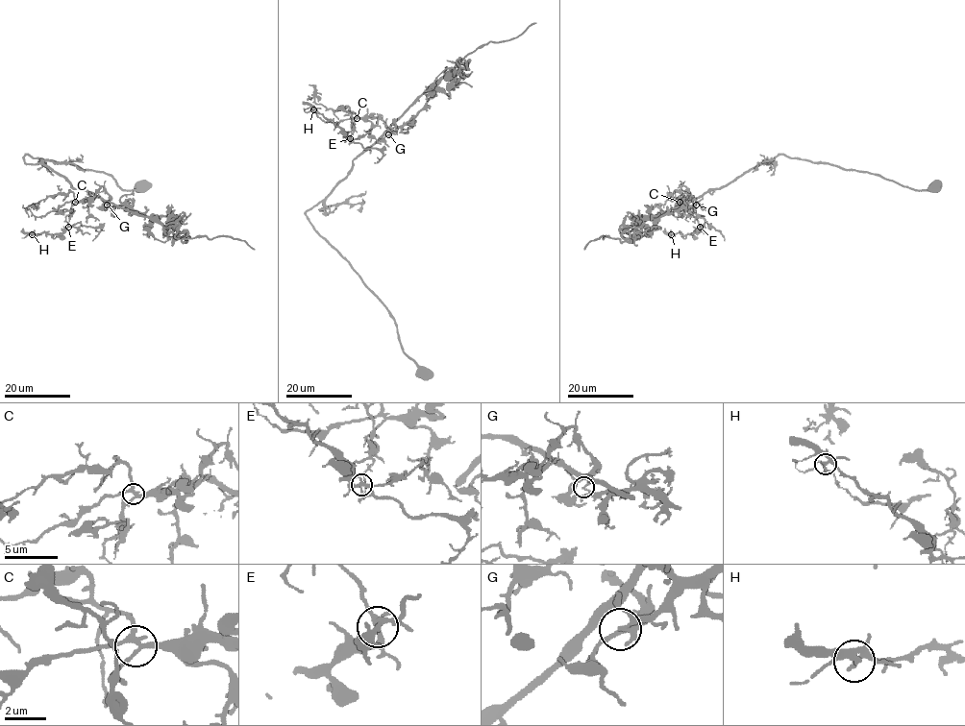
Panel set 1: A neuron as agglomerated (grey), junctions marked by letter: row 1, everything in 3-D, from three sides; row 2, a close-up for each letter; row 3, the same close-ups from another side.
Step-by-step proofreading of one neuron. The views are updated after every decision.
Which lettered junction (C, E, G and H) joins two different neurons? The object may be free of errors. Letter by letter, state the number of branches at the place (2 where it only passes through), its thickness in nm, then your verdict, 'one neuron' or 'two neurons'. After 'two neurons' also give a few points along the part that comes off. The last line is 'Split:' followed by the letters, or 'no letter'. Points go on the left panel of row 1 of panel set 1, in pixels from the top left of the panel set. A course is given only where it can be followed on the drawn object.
C: 4 branches meet; 240 nm thick; one neuron
E: 4 branches meet; 220 nm thick; one neuron
G: 4 branches meet; 140 nm thick; two neurons; foreign part runs (106, 205), (110, 195), (103, 185), (93, 197), (76, 202), (71, 205), (62, 232), (52, 235), (21, 230)
H: 4 branches meet; 220 nm thick; one neuron
Split: G

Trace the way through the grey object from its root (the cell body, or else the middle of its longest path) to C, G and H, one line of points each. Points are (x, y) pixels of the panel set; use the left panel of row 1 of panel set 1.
C: (144, 186), (123, 189), (104, 172), (23, 157), (150, 217), (109, 206), (103, 185), (75, 202)
G: (144, 186), (123, 189), (104, 172), (23, 157), (45, 164), (72, 187), (150, 217), (106, 205)
H: (144, 186), (27, 155), (150, 217), (109, 206), (103, 185), (71, 205), (62, 232), (32, 234)

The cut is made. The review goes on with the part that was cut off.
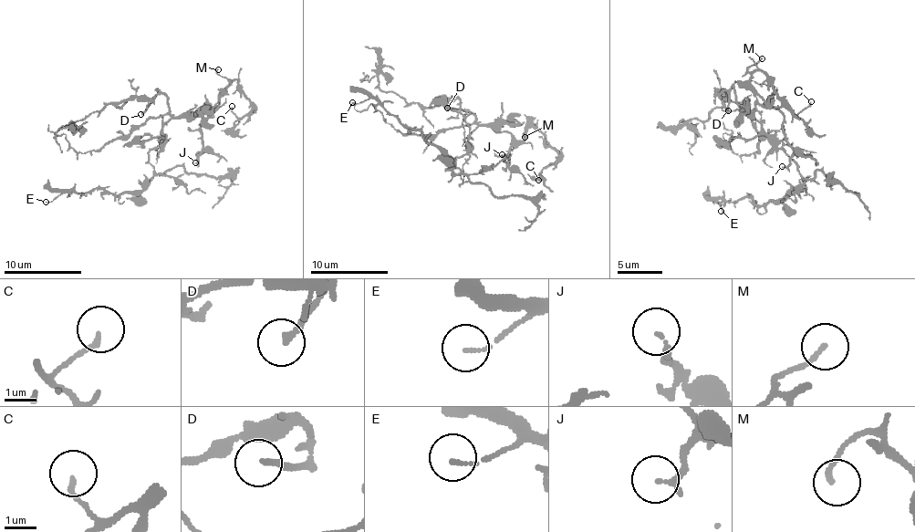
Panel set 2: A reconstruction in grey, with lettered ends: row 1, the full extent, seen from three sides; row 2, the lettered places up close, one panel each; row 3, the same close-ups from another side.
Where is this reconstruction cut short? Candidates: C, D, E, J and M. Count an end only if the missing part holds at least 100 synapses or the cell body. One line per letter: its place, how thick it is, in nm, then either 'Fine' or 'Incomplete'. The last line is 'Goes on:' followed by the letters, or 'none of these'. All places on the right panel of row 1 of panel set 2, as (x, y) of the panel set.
C: Place: (811, 101). Thickness 130 nm. Fine
D: Place: (728, 110). Thickness 170 nm. Incomplete
E: Place: (721, 211). Thickness 110 nm. Fine
J: Place: (782, 166). Thickness 170 nm. Fine
M: Place: (762, 58). Thickness 140 nm. Fine
Goes on: D

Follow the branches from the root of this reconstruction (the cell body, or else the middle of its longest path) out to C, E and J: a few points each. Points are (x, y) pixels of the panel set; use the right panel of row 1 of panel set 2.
C: (764, 128), (748, 112), (757, 103), (766, 101), (750, 83), (750, 77), (757, 70), (797, 115), (811, 101)
E: (764, 128), (797, 166), (804, 186), (762, 204), (750, 198), (733, 203), (721, 198), (716, 203), (721, 211)
J: (764, 128), (748, 112), (757, 103), (773, 106), (784, 117), (782, 132), (793, 157), (782, 166)

